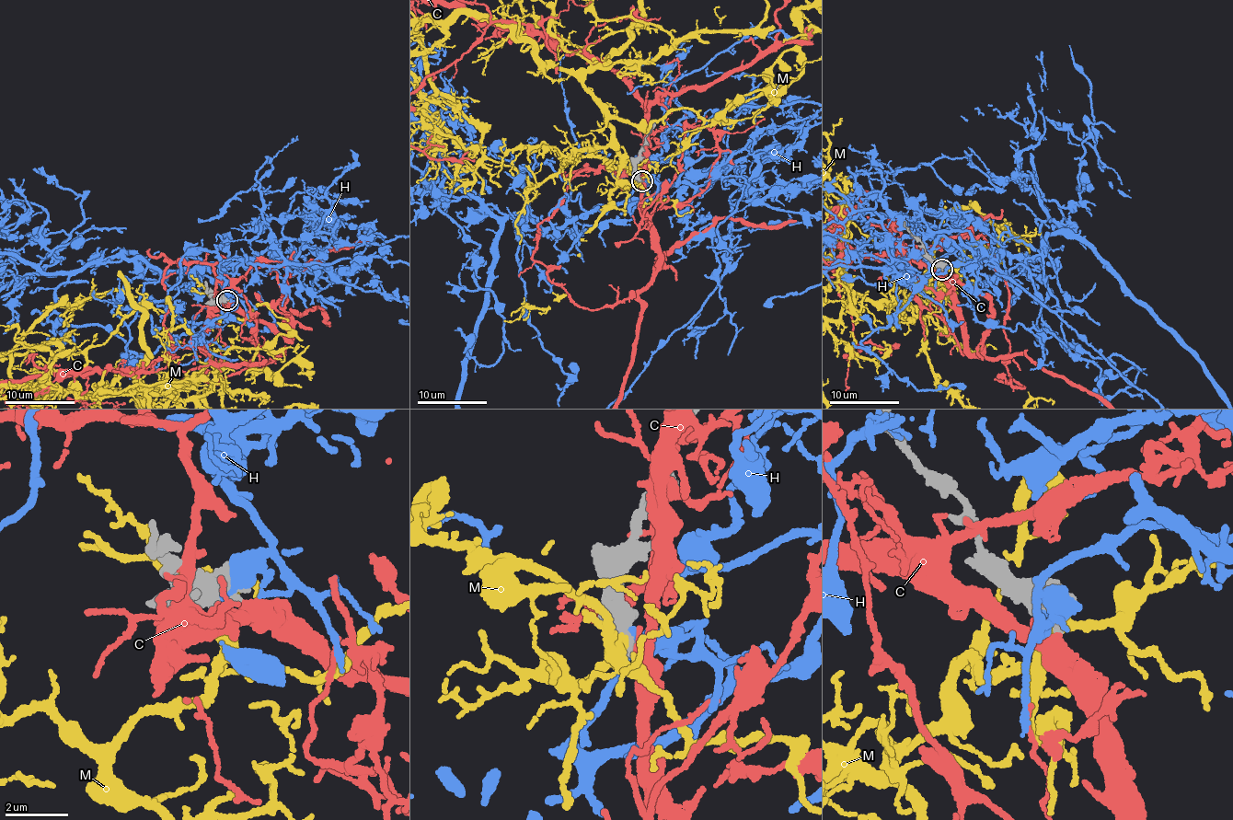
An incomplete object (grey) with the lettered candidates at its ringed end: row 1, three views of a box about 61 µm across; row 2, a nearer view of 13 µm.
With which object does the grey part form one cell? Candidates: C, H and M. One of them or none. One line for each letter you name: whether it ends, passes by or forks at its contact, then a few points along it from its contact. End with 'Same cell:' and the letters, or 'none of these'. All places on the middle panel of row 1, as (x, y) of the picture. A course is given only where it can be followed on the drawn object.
Same cell: none of these

